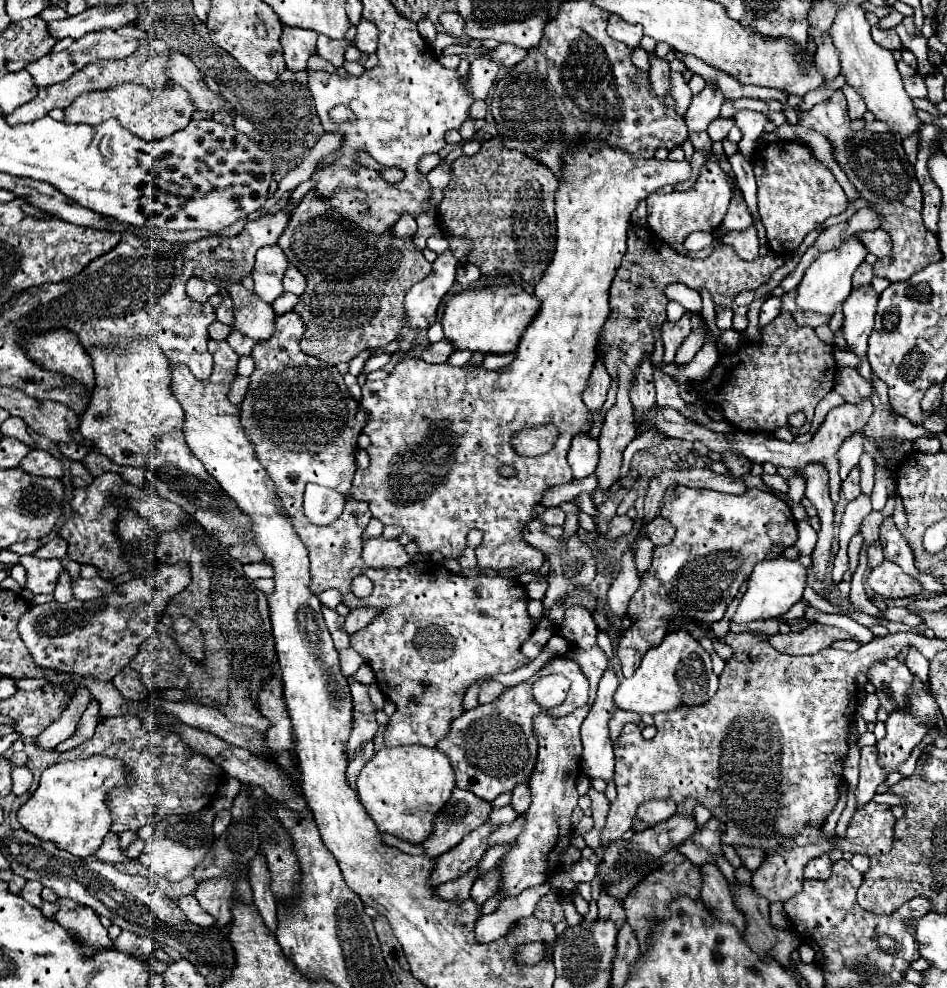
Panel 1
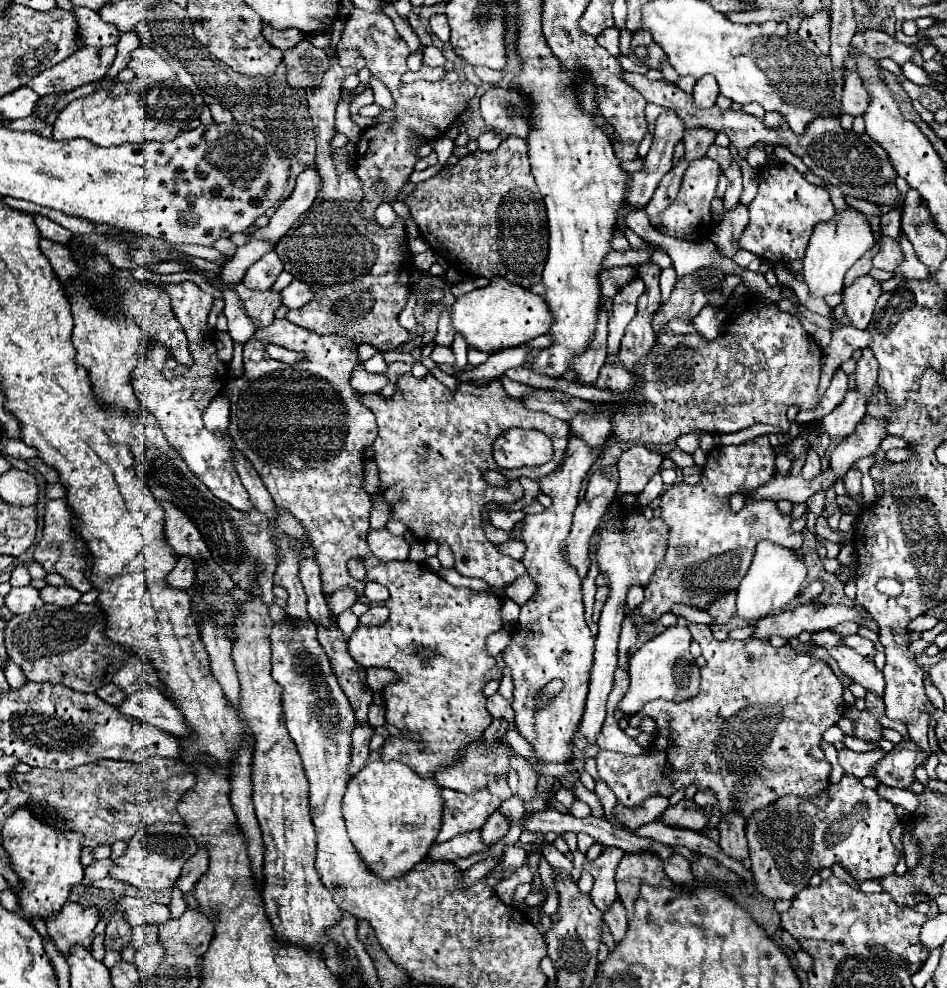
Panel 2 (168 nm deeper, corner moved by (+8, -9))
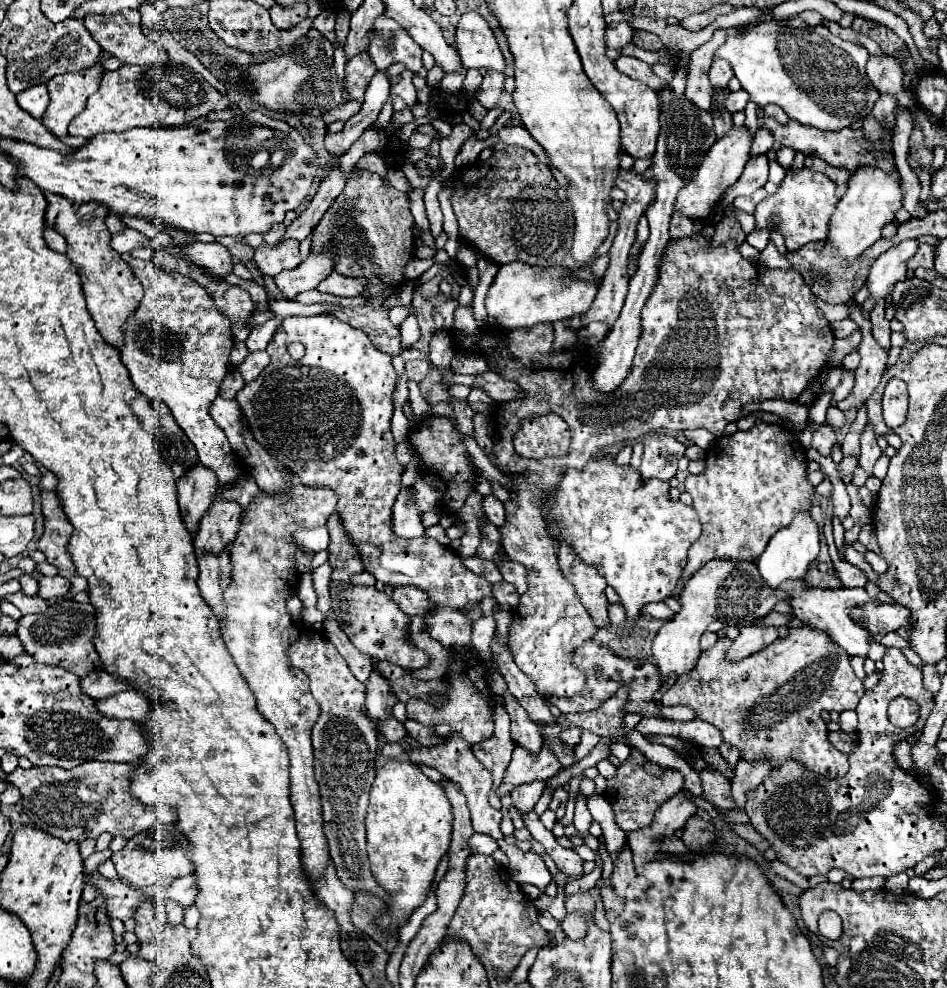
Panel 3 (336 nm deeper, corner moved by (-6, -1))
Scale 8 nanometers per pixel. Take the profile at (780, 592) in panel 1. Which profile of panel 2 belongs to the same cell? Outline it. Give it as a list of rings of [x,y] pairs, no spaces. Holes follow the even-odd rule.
[[[759,542],[753,562],[737,588],[737,616],[743,620],[761,620],[769,614],[777,614],[789,606],[789,602],[801,592],[807,576],[805,562],[795,550],[785,550],[773,542]]]

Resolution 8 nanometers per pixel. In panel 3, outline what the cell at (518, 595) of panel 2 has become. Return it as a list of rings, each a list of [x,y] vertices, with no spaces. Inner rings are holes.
[[[505,562],[505,564],[499,564],[497,568],[503,574],[503,580],[511,582],[513,586],[517,586],[517,592],[519,594],[525,594],[529,590],[529,584],[527,584],[527,568],[523,564]]]

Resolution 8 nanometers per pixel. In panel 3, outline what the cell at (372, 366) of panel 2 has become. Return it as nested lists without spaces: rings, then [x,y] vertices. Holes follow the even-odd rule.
[[[409,360],[409,362],[405,362],[405,374],[407,374],[409,380],[419,382],[419,380],[423,380],[427,376],[427,372],[429,372],[429,364],[425,360]]]

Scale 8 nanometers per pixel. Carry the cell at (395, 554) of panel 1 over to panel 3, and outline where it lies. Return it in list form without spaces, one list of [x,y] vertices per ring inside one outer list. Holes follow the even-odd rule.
[[[405,490],[405,492],[399,492],[393,504],[393,524],[391,524],[393,534],[407,540],[419,538],[425,532],[425,528],[421,526],[421,514],[411,502],[413,502],[413,496],[409,490]]]

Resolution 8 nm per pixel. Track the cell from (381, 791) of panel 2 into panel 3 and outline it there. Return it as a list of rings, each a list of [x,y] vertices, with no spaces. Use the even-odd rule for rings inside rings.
[[[387,760],[375,776],[375,782],[371,786],[369,796],[369,808],[367,808],[367,854],[371,862],[371,870],[375,880],[389,892],[389,908],[387,908],[387,920],[379,918],[379,926],[401,926],[407,922],[411,912],[423,904],[429,886],[435,876],[435,868],[441,860],[441,856],[449,850],[451,844],[451,824],[453,824],[453,812],[451,804],[445,796],[445,790],[431,782],[419,766],[407,762],[407,760]]]

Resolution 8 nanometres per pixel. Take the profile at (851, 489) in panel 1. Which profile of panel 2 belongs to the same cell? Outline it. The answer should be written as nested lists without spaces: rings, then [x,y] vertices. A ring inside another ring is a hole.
[[[851,468],[843,482],[845,482],[845,488],[849,490],[849,494],[859,494],[861,492],[861,472],[859,472],[859,468]]]

